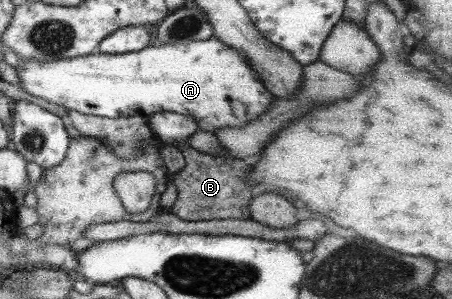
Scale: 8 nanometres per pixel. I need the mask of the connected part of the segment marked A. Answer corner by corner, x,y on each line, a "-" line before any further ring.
214,37
186,43
146,46
138,52
126,54
99,53
48,62
22,61
18,64
17,72
18,86
22,91
30,96
48,100
52,104
58,104
65,110
102,118
147,118
158,111
174,112
192,116
200,131
211,133
224,126
240,128
242,124
258,118
275,98
264,89
257,73
252,71
252,67
244,61
243,56

